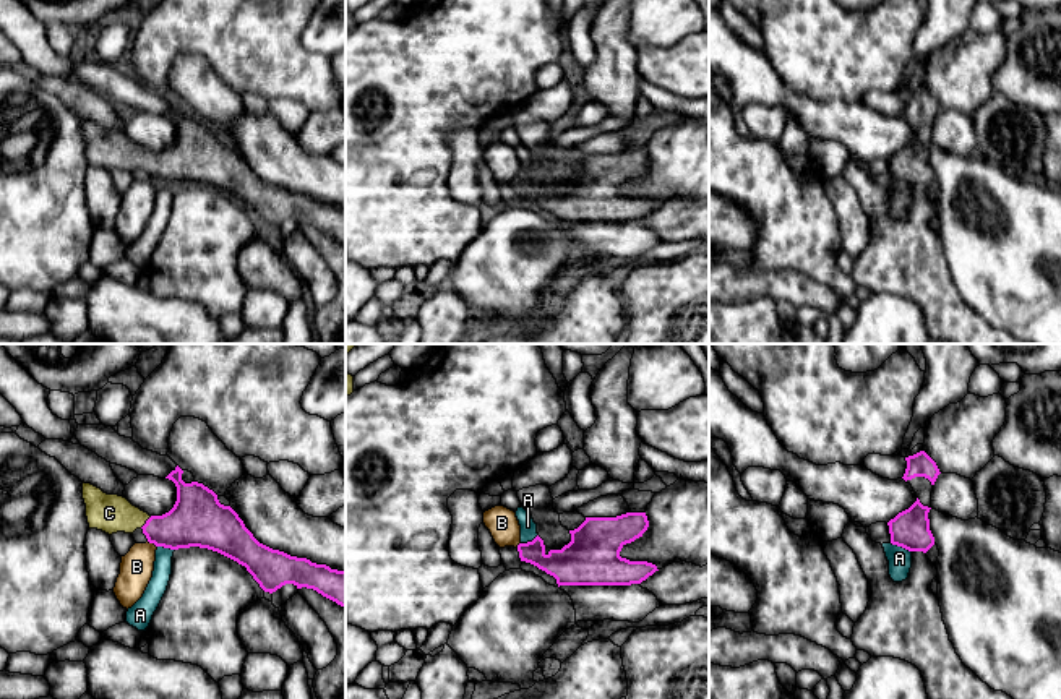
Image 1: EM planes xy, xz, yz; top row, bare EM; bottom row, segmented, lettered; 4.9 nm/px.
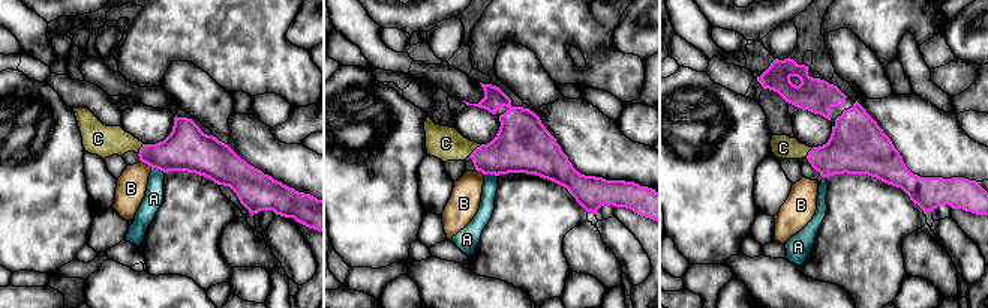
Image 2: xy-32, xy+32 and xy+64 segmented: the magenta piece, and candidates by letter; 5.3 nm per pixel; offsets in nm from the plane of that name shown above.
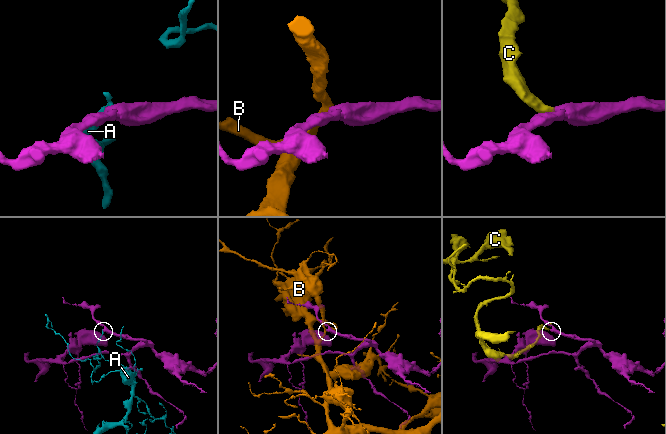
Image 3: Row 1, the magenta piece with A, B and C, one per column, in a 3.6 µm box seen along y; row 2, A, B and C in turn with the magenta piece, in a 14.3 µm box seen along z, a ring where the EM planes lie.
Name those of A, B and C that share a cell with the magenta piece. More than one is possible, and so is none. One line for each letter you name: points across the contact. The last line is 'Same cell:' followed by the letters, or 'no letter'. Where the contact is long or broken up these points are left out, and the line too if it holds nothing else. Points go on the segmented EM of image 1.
C: Path across: xy (197, 519), (189, 523), (146, 523), (109, 513)
Same cell: C

